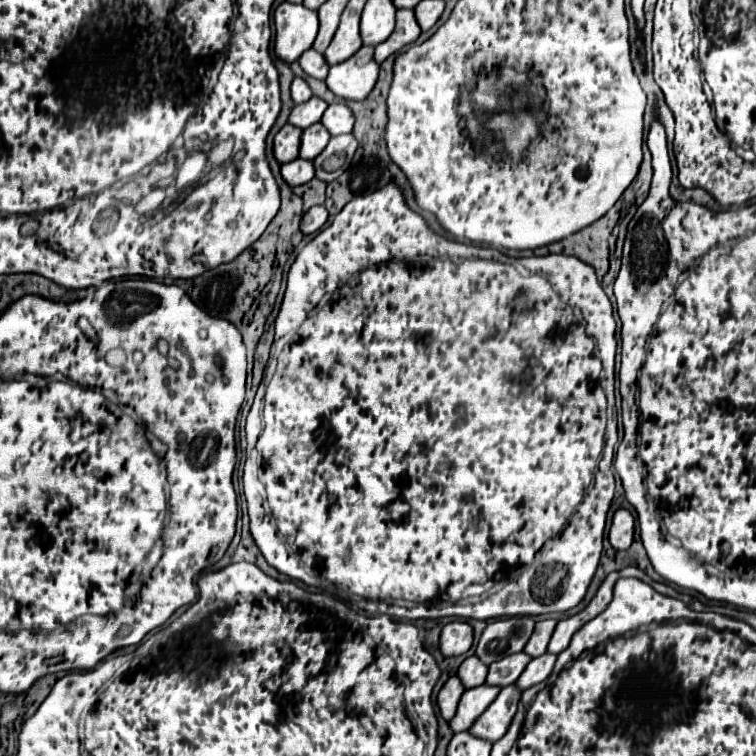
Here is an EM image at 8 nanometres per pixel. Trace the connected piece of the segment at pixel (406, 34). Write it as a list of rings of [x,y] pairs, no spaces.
[[[399,9],[395,31],[391,33],[391,37],[387,41],[383,41],[381,45],[375,47],[375,61],[383,63],[389,55],[397,53],[401,47],[415,43],[419,35],[421,35],[421,29],[417,25],[415,11],[413,9]]]

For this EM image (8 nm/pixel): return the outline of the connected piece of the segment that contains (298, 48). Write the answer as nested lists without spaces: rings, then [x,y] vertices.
[[[281,3],[275,9],[275,53],[279,59],[293,63],[303,51],[311,49],[319,31],[317,11],[305,5]]]

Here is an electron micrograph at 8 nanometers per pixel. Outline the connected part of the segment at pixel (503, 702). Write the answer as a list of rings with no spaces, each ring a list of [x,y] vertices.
[[[515,683],[503,687],[497,699],[475,721],[473,729],[469,729],[469,733],[481,739],[487,739],[487,741],[501,739],[507,733],[513,715],[517,713],[519,699],[521,699],[521,689]]]

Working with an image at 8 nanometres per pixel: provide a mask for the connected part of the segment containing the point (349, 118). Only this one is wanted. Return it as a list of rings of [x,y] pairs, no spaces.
[[[337,103],[337,105],[329,105],[321,123],[327,127],[327,131],[331,135],[343,135],[343,133],[351,133],[353,131],[353,111],[349,111],[347,105]]]

